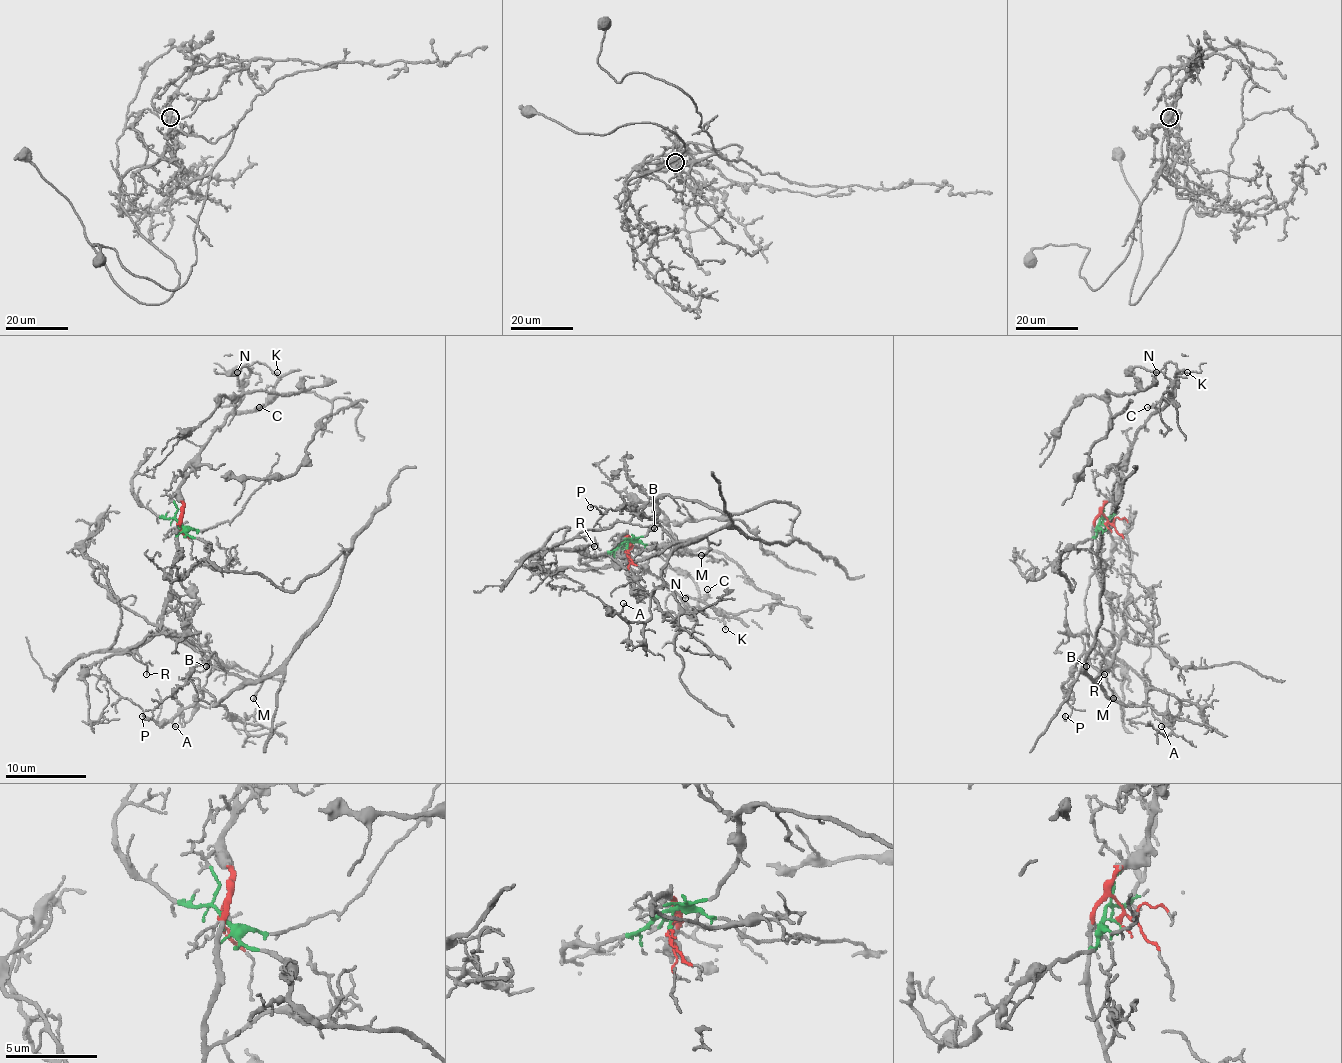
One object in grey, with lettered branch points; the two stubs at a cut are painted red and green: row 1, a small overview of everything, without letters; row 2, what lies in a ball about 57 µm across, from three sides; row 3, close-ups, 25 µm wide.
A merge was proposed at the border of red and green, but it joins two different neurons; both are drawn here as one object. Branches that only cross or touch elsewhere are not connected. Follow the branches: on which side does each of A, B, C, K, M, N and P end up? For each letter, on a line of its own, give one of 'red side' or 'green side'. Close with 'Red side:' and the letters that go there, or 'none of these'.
A: green side
B: green side
C: red side
K: red side
M: green side
N: red side
P: green side
Red side: C, K, N

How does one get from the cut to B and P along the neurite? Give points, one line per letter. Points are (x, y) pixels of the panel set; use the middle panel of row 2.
B: (626, 546), (670, 496), (725, 514), (769, 502), (799, 512), (787, 544), (739, 528), (678, 540), (654, 528)
P: (626, 546), (670, 496), (799, 512), (787, 544), (739, 528), (678, 540), (632, 504), (590, 506)

